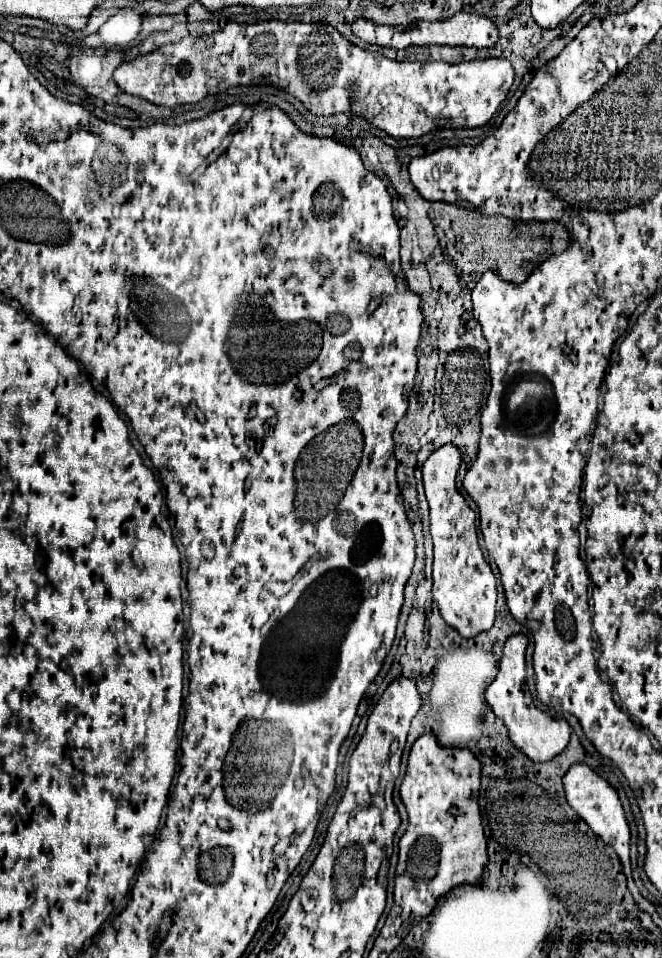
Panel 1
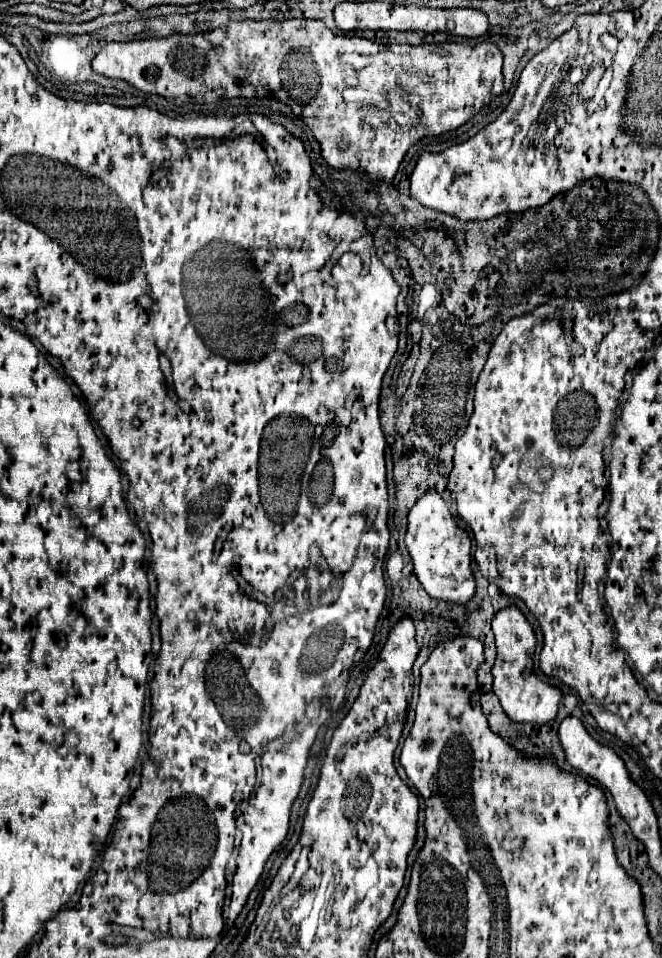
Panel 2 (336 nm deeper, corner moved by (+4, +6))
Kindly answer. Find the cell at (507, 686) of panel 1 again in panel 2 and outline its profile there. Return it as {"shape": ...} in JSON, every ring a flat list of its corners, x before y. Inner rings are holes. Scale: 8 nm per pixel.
{"shape":[[517,606,499,610,493,620,493,634,497,640,497,660,493,664,493,692,499,696,505,714,515,722,537,722,545,724,557,716,561,704,561,690,553,684,543,682,533,672,533,654,535,654,535,632,523,612]]}

